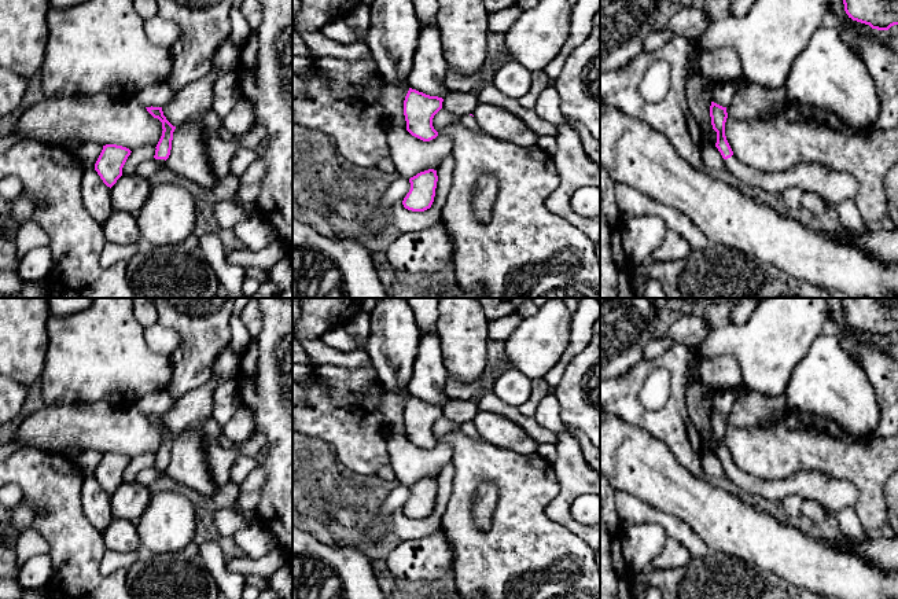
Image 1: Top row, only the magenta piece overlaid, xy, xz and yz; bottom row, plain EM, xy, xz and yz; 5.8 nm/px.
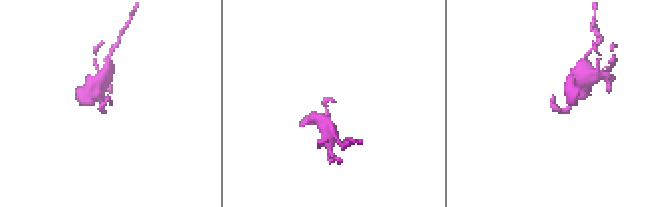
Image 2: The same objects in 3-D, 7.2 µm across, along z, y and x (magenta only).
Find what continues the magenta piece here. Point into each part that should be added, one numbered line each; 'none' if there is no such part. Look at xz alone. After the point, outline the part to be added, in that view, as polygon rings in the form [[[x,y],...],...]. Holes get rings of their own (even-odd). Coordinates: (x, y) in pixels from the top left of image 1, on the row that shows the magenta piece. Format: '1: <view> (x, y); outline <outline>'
1: xz (468, 121); outline [[[464,115],[459,122],[471,131],[482,132],[476,120],[472,115]]]

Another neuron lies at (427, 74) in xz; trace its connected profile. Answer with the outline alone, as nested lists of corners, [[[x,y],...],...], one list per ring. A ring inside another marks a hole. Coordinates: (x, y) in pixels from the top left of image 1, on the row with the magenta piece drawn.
[[[422,25],[408,87],[444,99],[450,93],[444,84],[448,69],[438,26]]]

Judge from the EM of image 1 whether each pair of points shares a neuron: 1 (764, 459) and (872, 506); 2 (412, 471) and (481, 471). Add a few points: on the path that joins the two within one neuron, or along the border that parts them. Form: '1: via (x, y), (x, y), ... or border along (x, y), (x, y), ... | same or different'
1: via (794, 458), (839, 458), (857, 476) | same
2: border along (438, 441), (449, 445), (452, 462) | different

